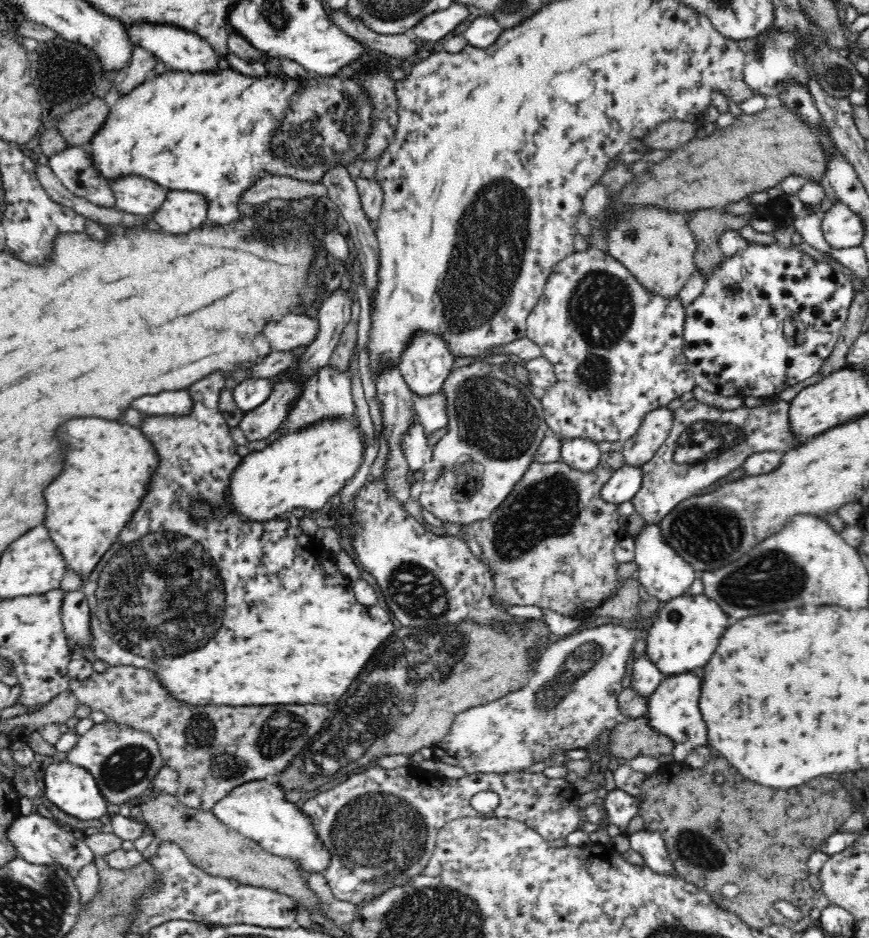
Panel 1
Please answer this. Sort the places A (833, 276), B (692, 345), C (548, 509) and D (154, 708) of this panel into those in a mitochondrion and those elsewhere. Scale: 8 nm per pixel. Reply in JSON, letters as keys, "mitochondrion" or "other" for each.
{"A":"other","B":"other","C":"mitochondrion","D":"other"}

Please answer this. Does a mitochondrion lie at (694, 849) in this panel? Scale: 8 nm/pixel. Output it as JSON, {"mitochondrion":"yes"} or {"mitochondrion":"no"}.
{"mitochondrion":"yes"}

